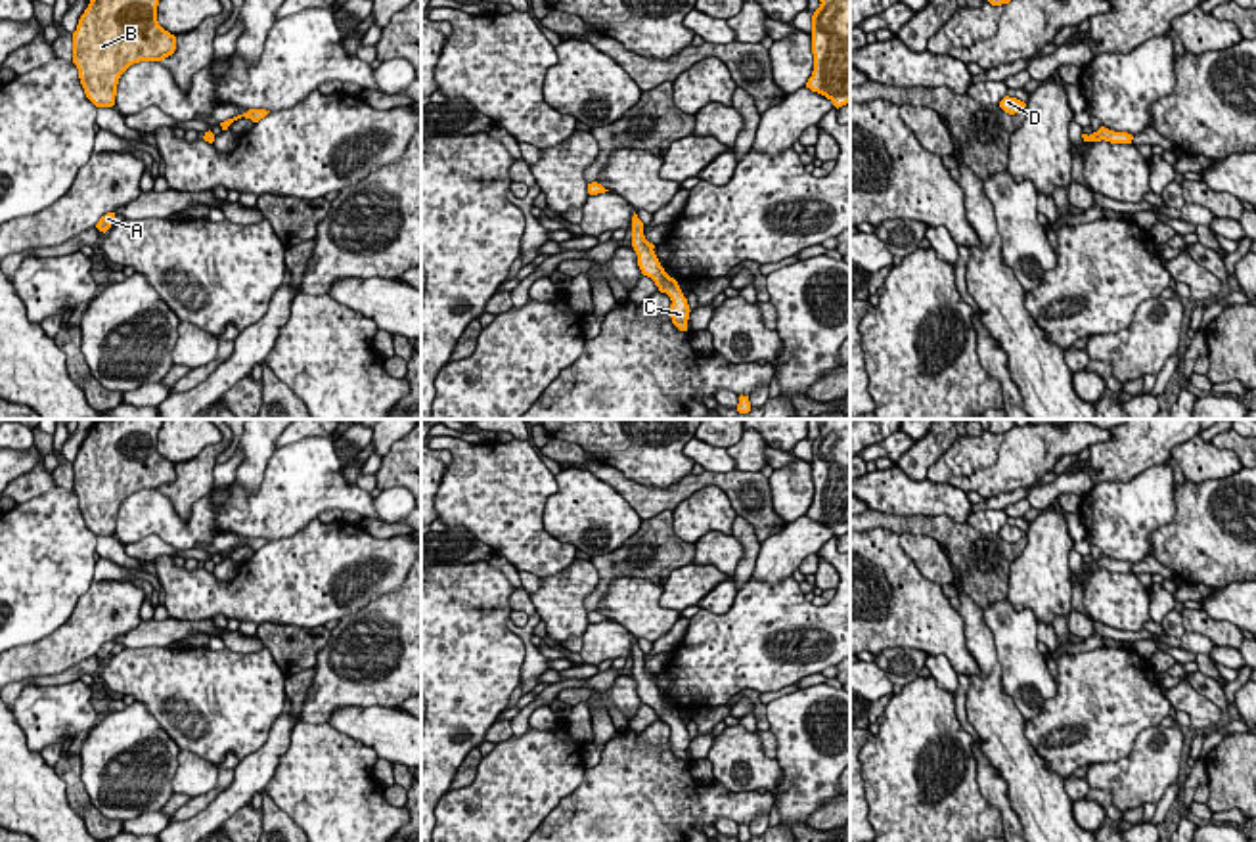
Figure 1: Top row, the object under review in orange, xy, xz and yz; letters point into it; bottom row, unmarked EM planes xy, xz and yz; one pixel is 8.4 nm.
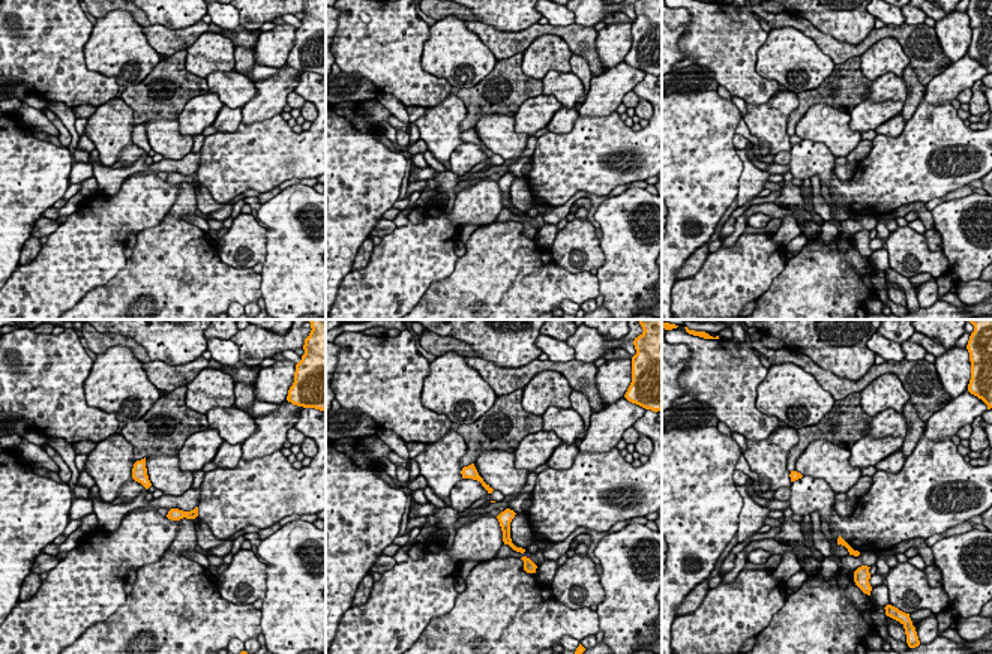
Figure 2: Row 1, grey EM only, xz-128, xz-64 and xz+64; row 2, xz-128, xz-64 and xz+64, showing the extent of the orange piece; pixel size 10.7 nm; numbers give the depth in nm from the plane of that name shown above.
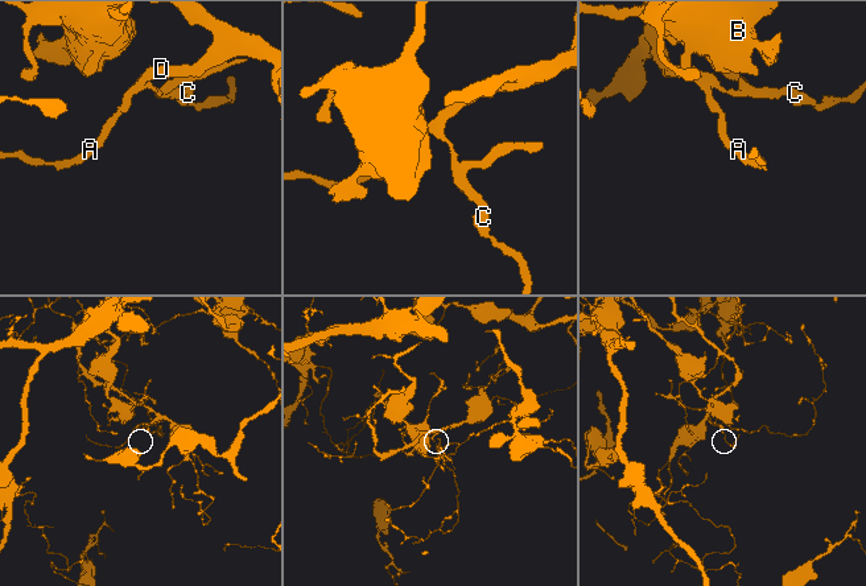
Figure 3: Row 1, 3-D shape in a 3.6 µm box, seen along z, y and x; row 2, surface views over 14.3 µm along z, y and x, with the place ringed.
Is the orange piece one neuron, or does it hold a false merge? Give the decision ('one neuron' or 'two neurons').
one neuron

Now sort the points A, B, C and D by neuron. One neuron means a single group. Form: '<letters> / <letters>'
A B C D

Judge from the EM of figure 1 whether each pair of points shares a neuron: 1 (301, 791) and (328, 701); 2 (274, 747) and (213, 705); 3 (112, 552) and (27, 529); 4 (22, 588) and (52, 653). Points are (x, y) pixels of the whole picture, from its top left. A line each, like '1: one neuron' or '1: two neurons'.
1: two neurons
2: two neurons
3: two neurons
4: two neurons

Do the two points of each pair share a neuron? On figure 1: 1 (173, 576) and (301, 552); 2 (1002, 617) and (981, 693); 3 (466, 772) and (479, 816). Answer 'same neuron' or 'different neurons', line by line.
1: same neuron
2: different neurons
3: different neurons

